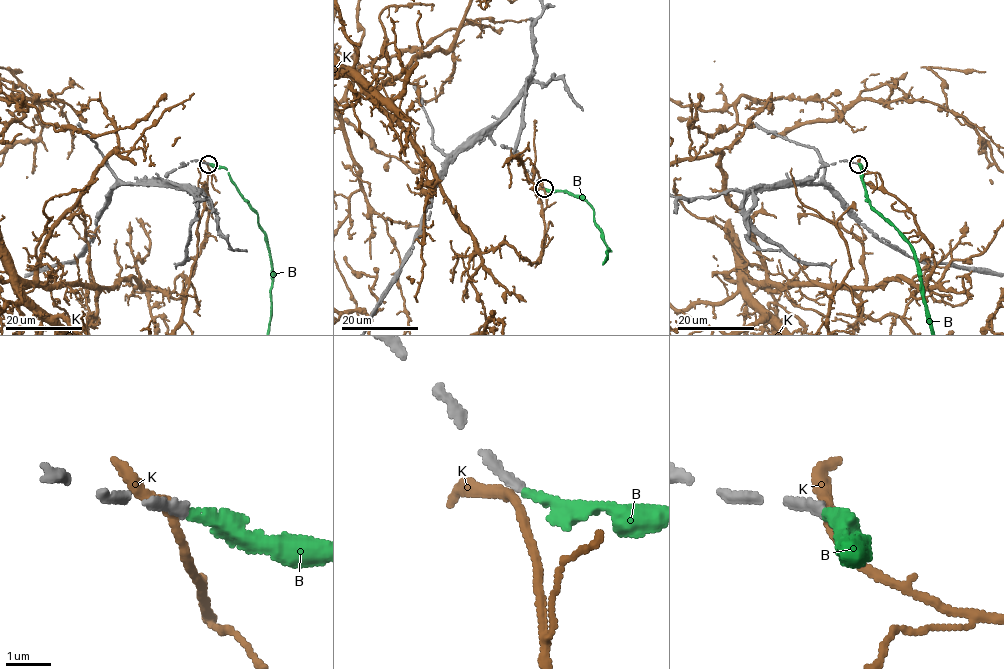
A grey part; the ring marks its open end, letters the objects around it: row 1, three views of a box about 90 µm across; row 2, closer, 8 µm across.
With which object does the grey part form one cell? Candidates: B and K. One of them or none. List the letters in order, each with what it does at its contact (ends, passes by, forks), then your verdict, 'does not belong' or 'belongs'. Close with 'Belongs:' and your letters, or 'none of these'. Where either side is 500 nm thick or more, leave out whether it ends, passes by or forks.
B: it ends | belongs
K: it passes by | does not belong
Belongs: B

